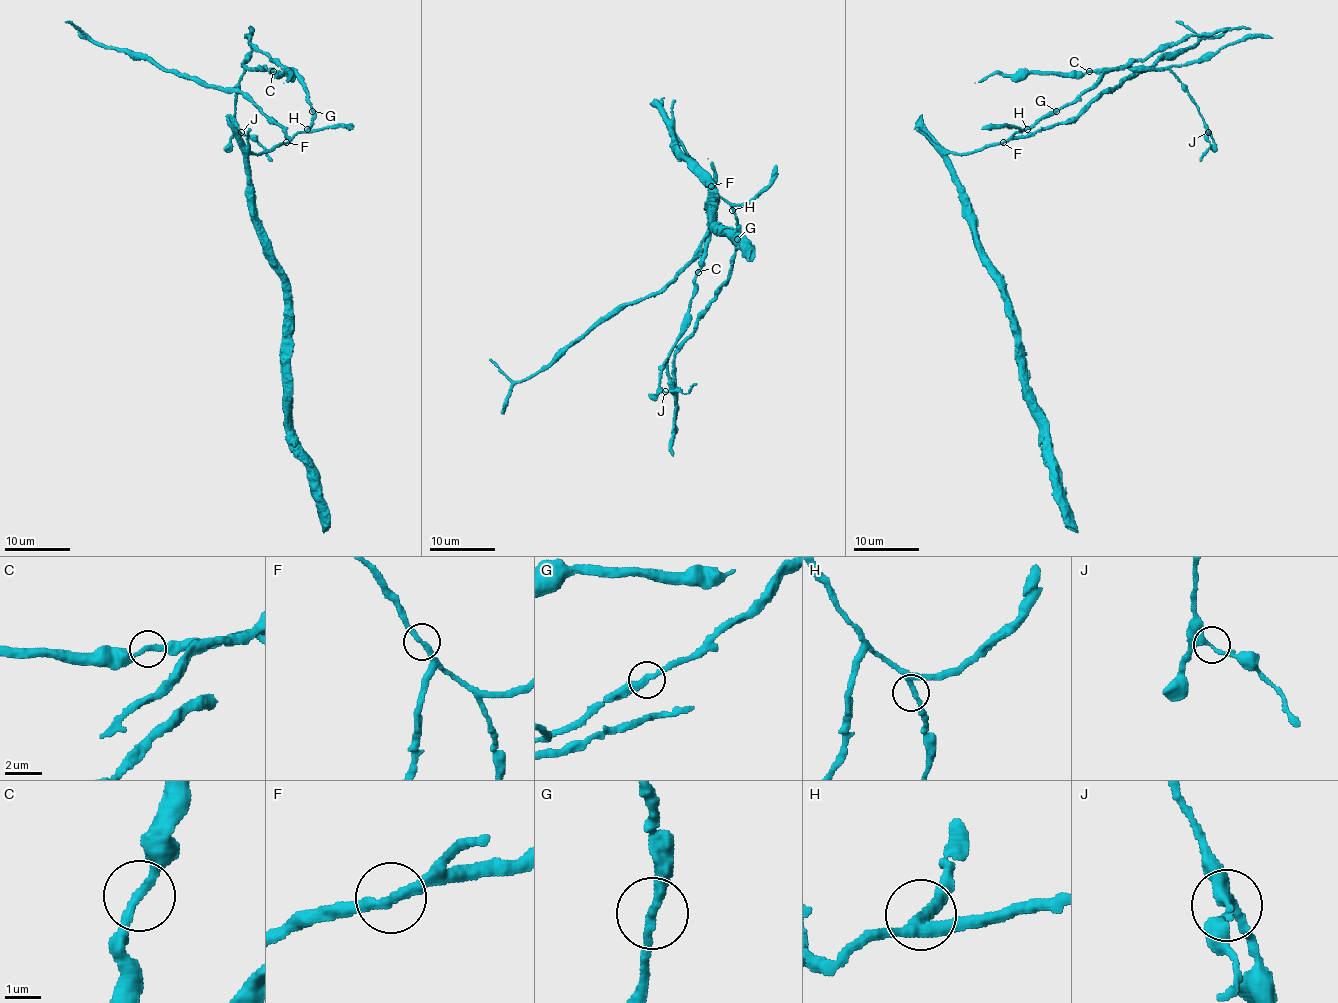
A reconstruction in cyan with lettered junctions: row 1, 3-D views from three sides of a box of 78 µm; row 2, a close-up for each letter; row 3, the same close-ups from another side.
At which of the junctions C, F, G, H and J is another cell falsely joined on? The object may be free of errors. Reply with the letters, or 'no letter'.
no letter

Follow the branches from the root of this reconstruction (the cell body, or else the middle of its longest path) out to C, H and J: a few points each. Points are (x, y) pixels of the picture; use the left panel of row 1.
C: (312, 115), (307, 88), (291, 70), (250, 42), (250, 27), (250, 54), (242, 65), (273, 71)
H: (312, 115), (312, 124), (307, 129)
J: (312, 115), (307, 88), (250, 42), (250, 27), (250, 54), (242, 63), (235, 102), (240, 132)

